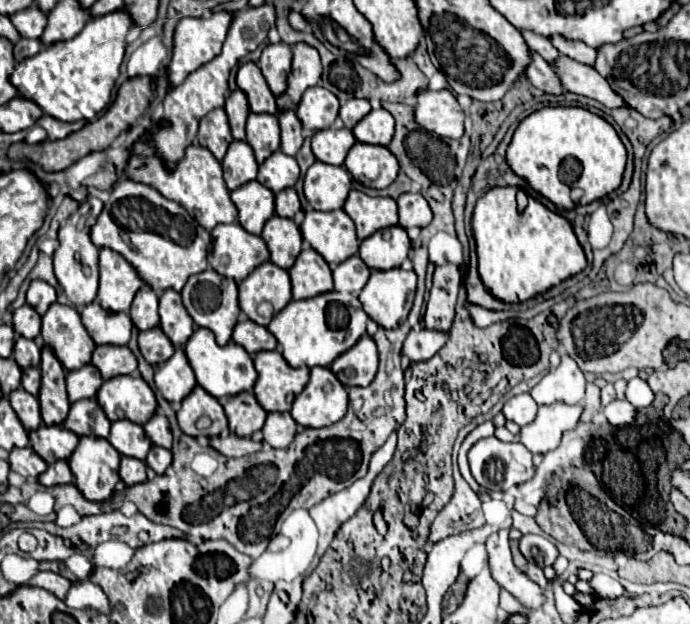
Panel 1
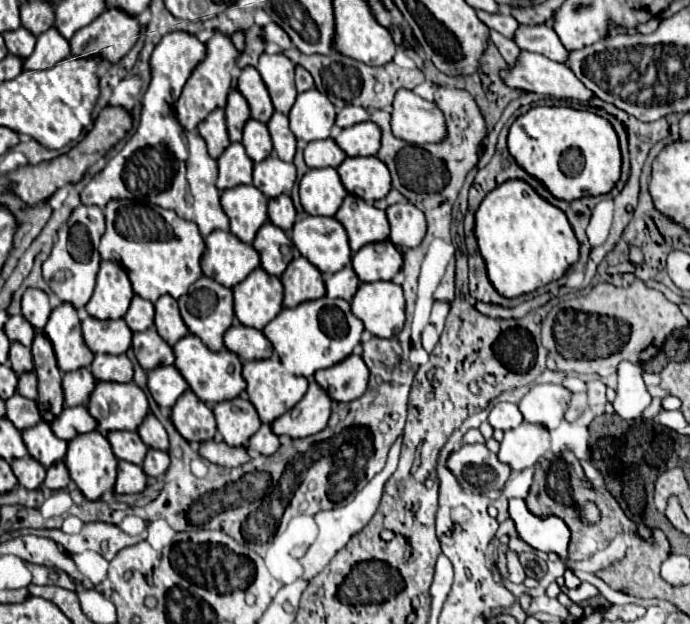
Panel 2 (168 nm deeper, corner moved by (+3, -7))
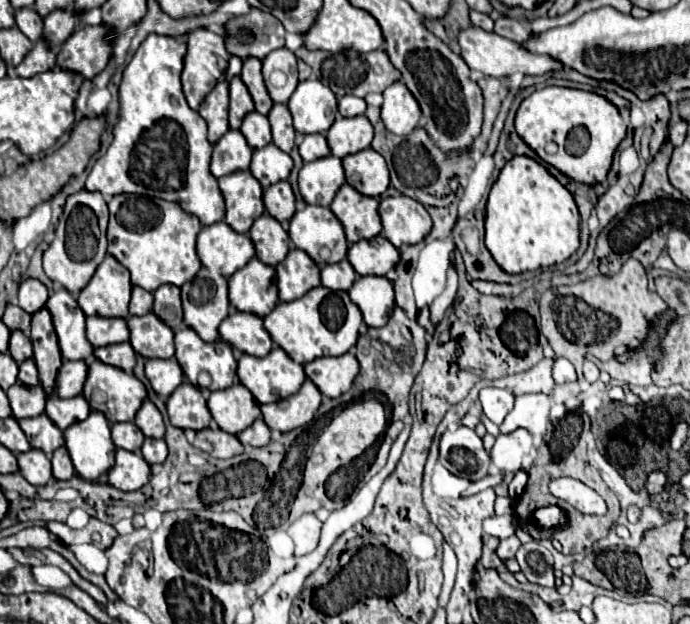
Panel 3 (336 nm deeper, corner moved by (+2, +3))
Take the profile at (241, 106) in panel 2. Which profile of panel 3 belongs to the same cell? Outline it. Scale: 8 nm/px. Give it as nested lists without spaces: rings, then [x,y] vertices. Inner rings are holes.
[[[233,76],[231,84],[229,84],[229,96],[231,96],[231,104],[229,104],[229,126],[233,130],[239,130],[245,114],[253,112],[253,100],[249,90],[245,88],[243,80],[239,76]]]

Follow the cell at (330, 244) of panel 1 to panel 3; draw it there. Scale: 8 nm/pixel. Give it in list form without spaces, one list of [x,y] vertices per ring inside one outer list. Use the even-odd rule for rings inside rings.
[[[305,206],[295,212],[289,222],[289,236],[319,268],[341,262],[347,256],[345,232],[329,208]]]

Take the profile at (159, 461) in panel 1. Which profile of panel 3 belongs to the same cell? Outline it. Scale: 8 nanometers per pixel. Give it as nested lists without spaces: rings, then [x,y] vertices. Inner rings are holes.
[[[145,438],[143,448],[141,448],[141,456],[145,458],[145,462],[147,462],[147,464],[163,462],[163,460],[167,458],[167,444],[165,444],[165,440]]]

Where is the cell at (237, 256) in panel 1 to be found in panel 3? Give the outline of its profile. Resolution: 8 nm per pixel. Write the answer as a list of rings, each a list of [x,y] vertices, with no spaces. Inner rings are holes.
[[[215,222],[199,232],[197,256],[205,268],[229,278],[255,256],[255,248],[247,234],[233,232],[225,222]]]

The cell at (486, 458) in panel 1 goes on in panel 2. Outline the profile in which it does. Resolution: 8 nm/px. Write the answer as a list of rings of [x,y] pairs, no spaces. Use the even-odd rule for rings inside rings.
[[[466,444],[452,452],[448,468],[454,472],[458,482],[470,492],[502,490],[512,468],[498,460],[486,444]]]

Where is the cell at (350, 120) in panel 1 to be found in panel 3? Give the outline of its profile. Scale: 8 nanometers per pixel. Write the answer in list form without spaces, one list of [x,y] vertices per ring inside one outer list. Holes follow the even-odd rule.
[[[343,96],[339,100],[339,114],[347,116],[347,118],[365,114],[365,100],[357,98],[357,96]]]

